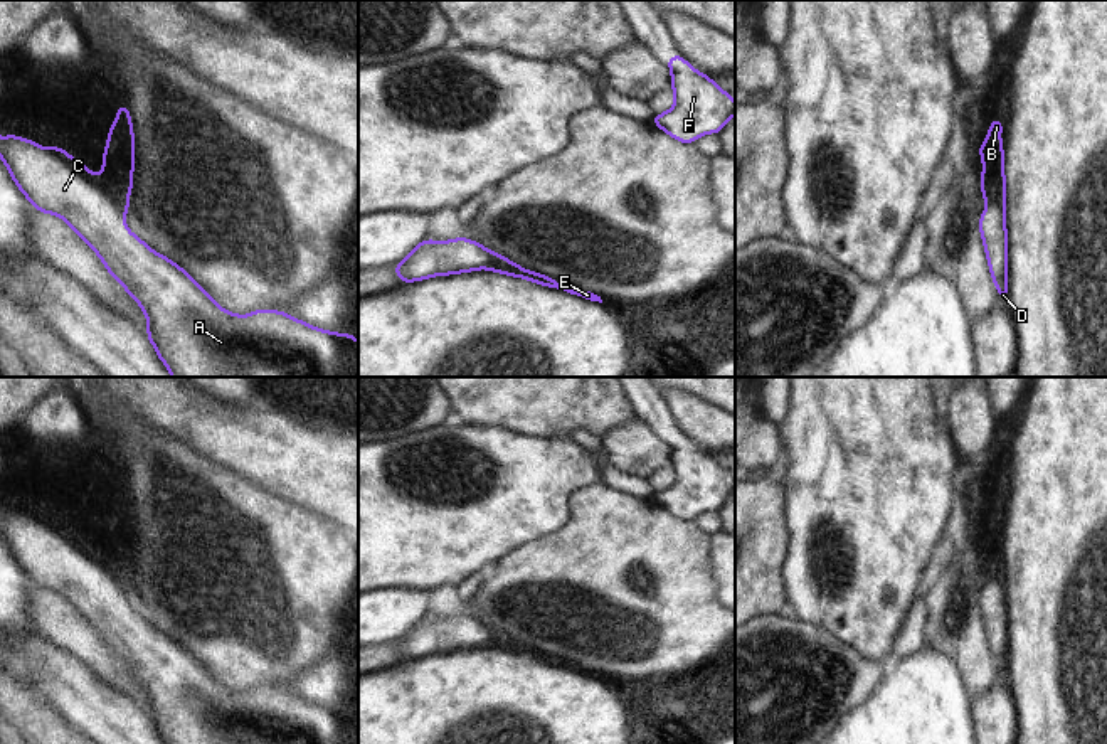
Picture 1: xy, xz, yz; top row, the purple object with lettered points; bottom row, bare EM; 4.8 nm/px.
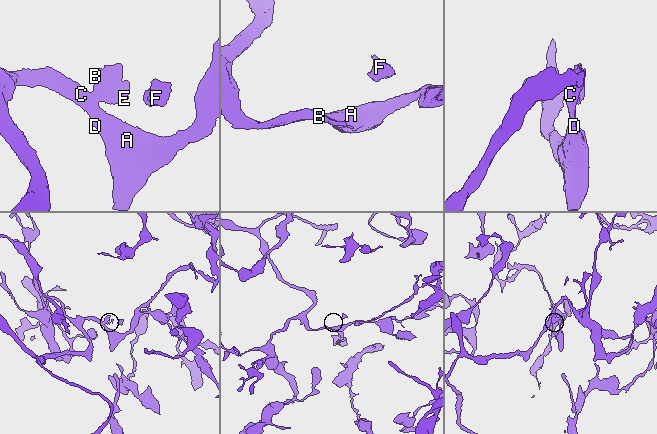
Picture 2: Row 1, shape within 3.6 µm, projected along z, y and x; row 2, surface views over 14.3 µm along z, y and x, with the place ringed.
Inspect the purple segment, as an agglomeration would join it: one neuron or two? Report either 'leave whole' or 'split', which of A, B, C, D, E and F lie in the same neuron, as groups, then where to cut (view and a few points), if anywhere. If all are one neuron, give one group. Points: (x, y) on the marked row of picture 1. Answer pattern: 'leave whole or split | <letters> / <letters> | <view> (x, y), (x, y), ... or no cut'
split | A C D F / B E | xy (101, 180), (111, 202), (121, 212)

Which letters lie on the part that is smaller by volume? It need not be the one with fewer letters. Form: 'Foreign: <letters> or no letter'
Foreign: B, E

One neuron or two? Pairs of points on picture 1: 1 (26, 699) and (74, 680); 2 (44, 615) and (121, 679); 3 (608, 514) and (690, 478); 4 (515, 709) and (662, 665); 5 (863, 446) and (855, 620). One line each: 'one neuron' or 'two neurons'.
1: two neurons
2: one neuron
3: two neurons
4: two neurons
5: one neuron

